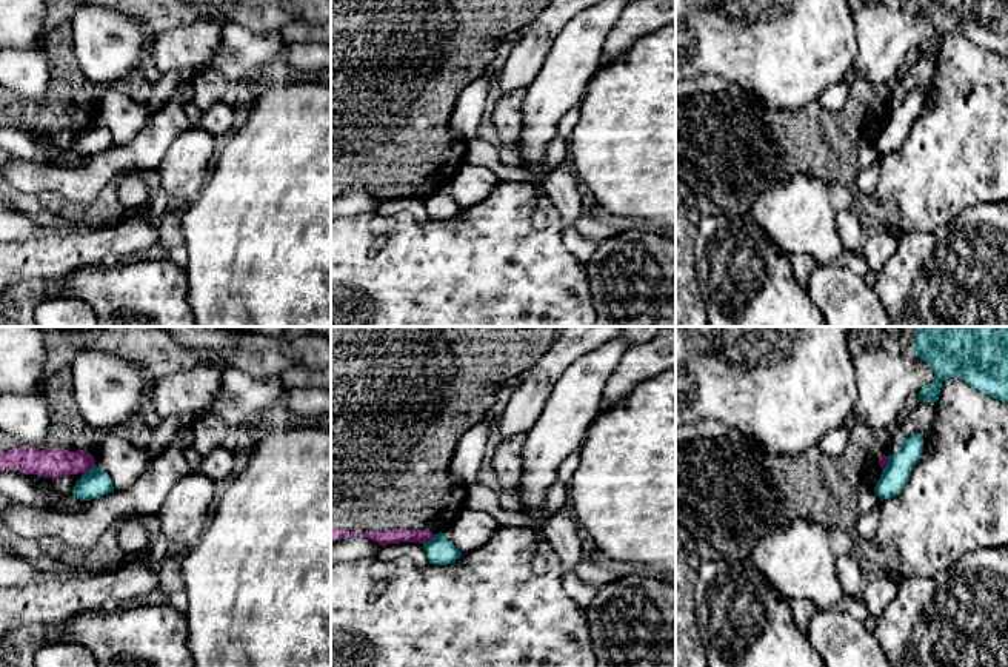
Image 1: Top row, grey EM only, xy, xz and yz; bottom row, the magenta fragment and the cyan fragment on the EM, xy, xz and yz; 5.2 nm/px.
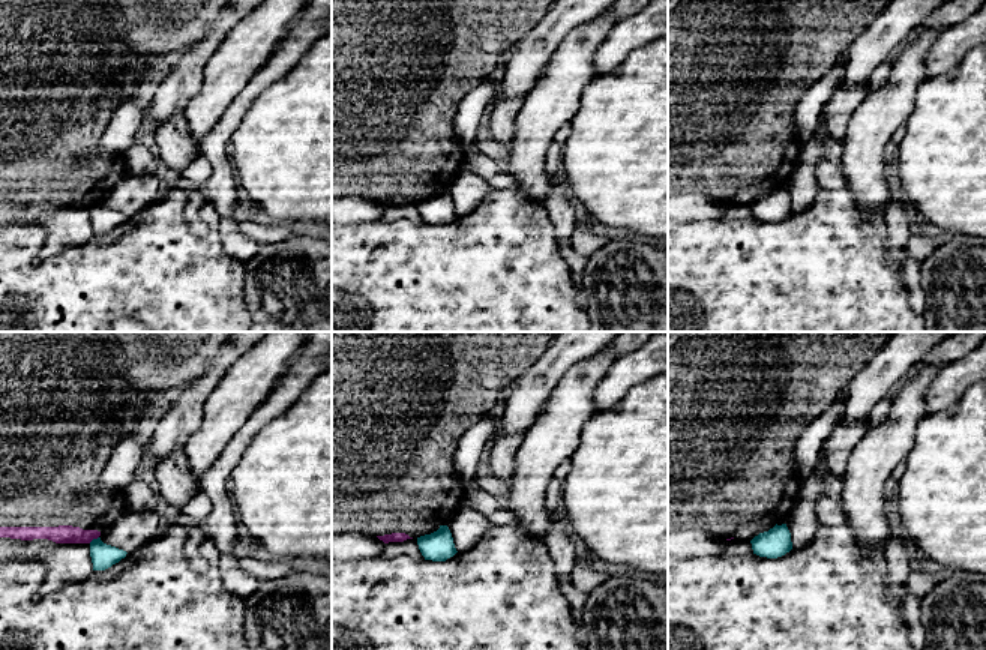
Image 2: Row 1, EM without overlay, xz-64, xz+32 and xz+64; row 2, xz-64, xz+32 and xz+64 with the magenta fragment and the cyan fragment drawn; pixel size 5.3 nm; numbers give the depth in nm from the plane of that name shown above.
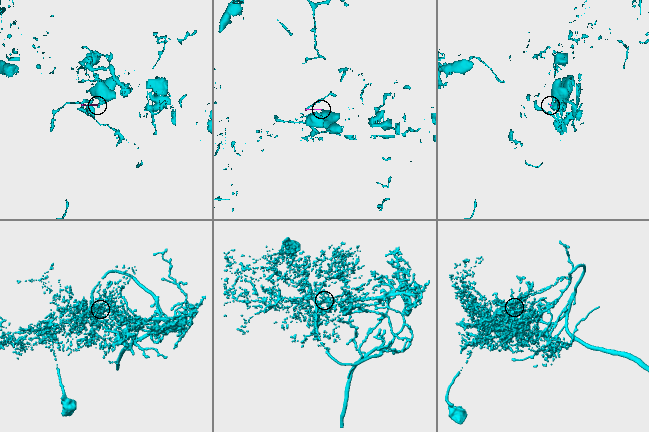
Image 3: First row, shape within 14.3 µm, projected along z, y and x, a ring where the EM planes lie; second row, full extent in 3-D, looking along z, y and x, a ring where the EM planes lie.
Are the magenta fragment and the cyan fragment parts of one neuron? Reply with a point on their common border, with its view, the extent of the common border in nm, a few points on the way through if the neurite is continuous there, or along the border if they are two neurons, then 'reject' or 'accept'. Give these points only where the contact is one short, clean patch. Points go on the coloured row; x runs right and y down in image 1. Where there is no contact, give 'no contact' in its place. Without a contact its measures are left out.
contact xz (430, 538); length 90 nm; border xz (436, 535), (423, 544); reject

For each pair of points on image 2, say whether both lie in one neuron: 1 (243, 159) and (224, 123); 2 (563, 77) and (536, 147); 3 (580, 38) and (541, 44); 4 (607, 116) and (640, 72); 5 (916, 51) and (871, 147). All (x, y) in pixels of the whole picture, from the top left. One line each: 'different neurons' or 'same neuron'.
1: different neurons
2: same neuron
3: different neurons
4: same neuron
5: same neuron

